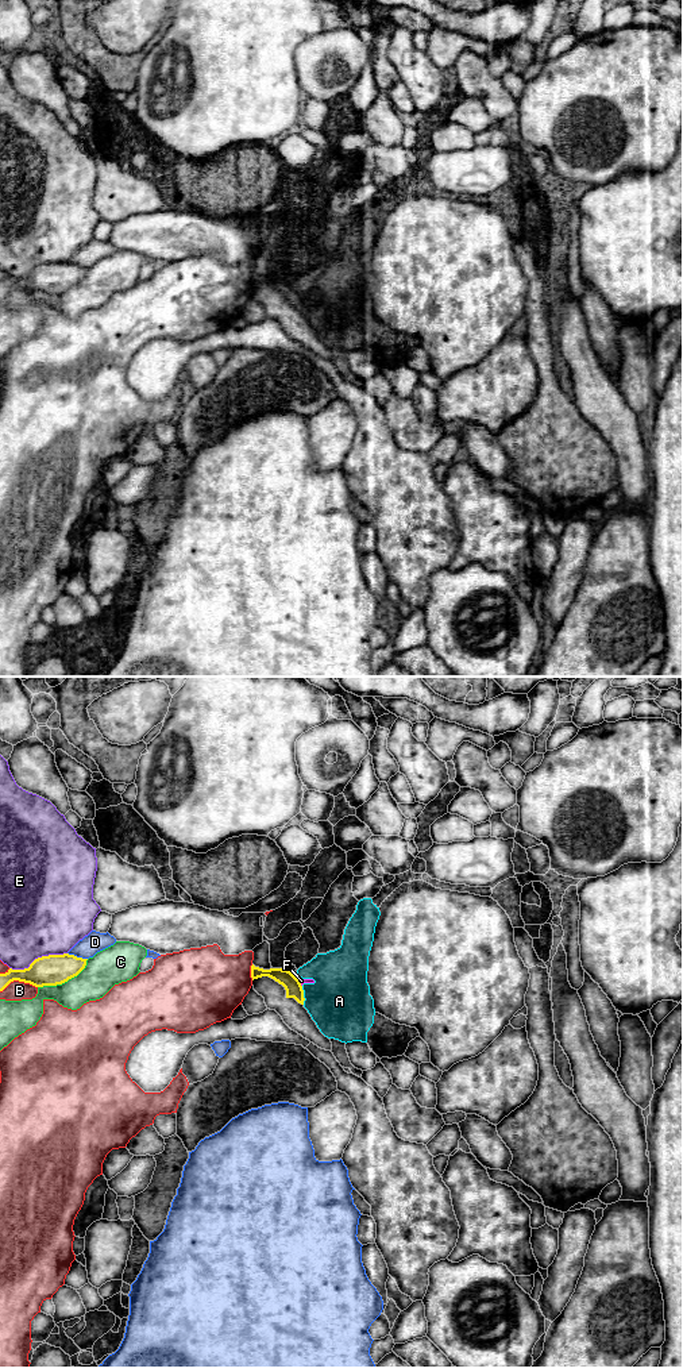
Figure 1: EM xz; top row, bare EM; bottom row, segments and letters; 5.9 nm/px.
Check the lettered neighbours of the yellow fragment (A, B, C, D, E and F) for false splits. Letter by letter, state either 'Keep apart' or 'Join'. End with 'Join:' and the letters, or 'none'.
A: Keep apart
B: Keep apart
C: Keep apart
D: Keep apart
E: Keep apart
F: Keep apart
Join: none

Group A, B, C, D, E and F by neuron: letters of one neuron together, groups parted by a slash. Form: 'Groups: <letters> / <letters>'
Groups: A F / B / C / D / E

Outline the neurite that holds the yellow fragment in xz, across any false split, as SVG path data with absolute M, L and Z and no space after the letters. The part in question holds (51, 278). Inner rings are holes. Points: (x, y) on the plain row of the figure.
M69 262L38 266L28 277L9 277L5 282L0 282L0 300L13 289L35 296L62 293L77 285L85 277L86 269Z

